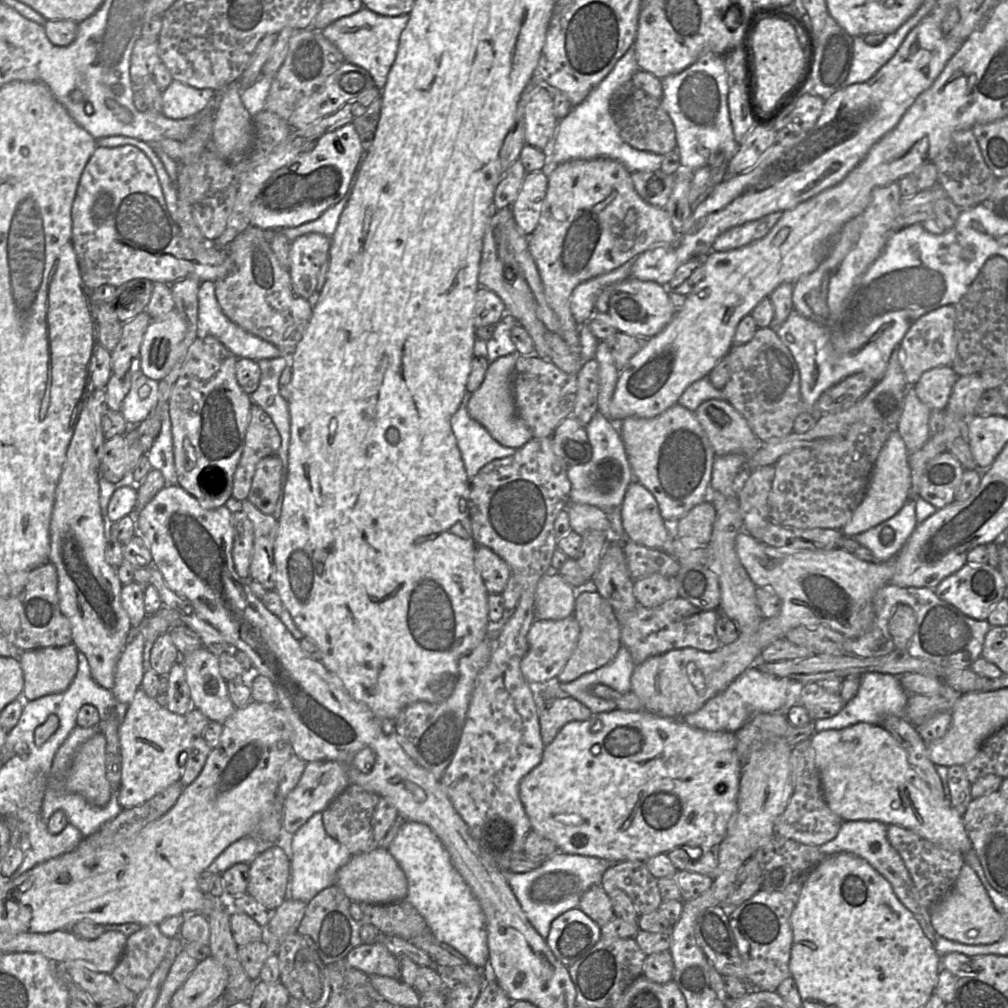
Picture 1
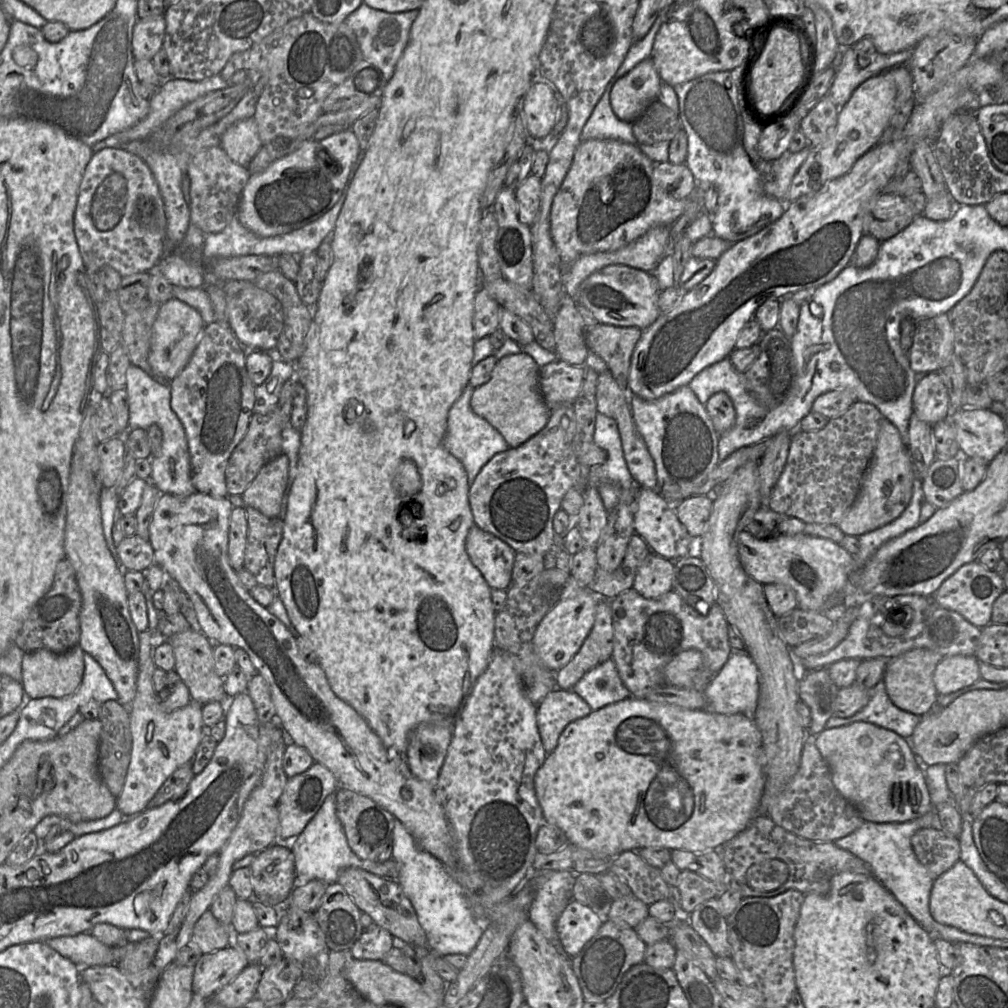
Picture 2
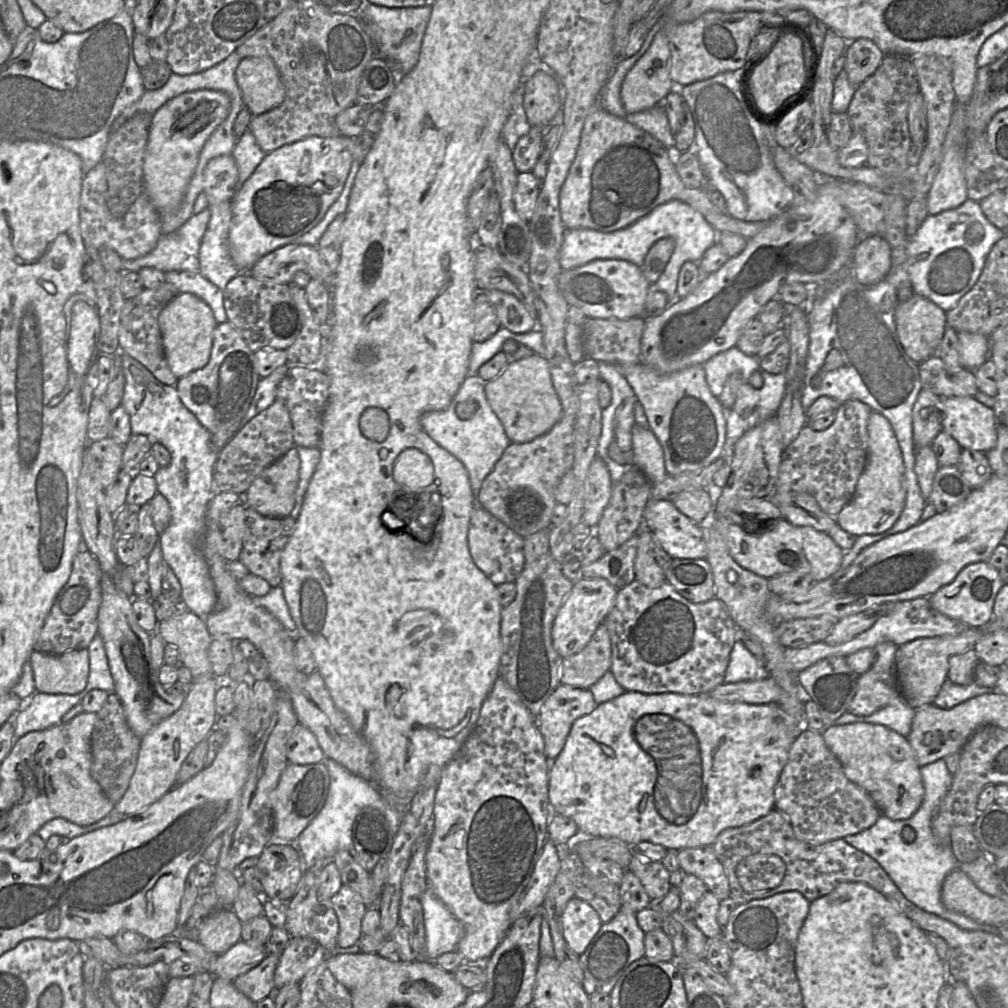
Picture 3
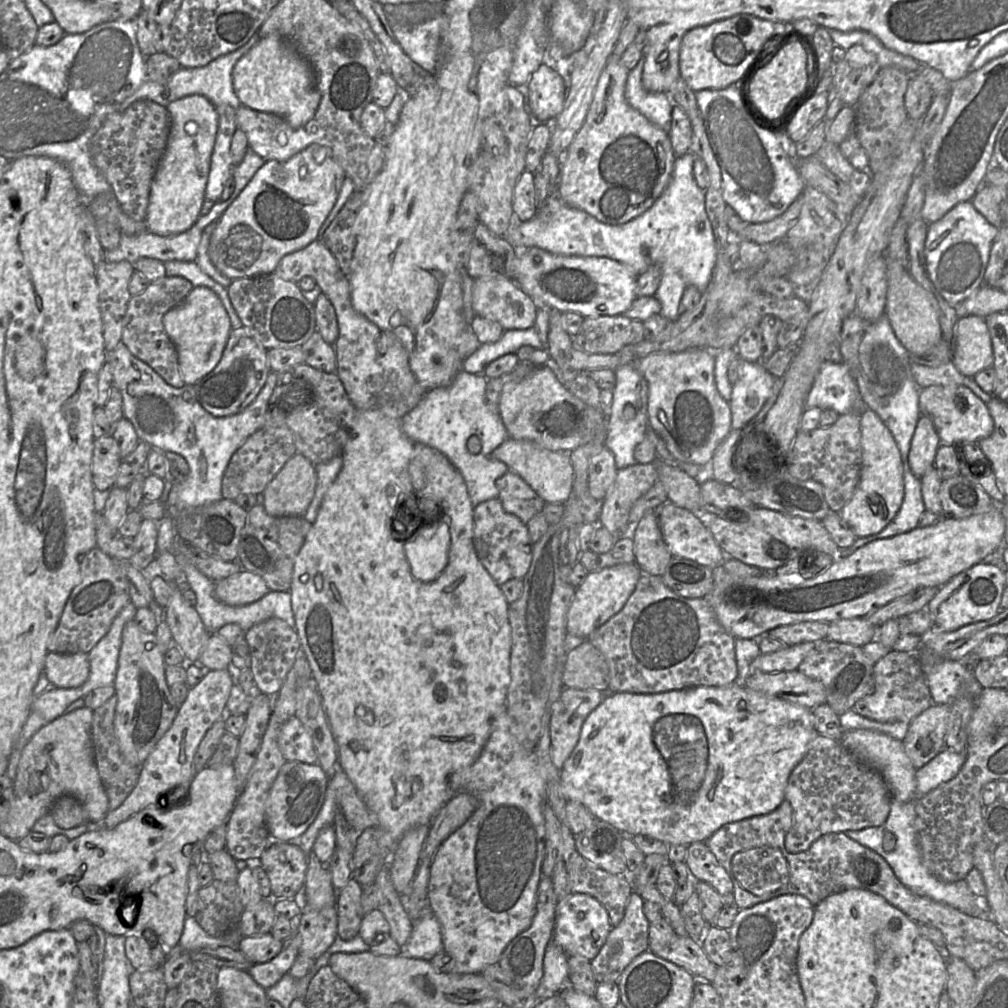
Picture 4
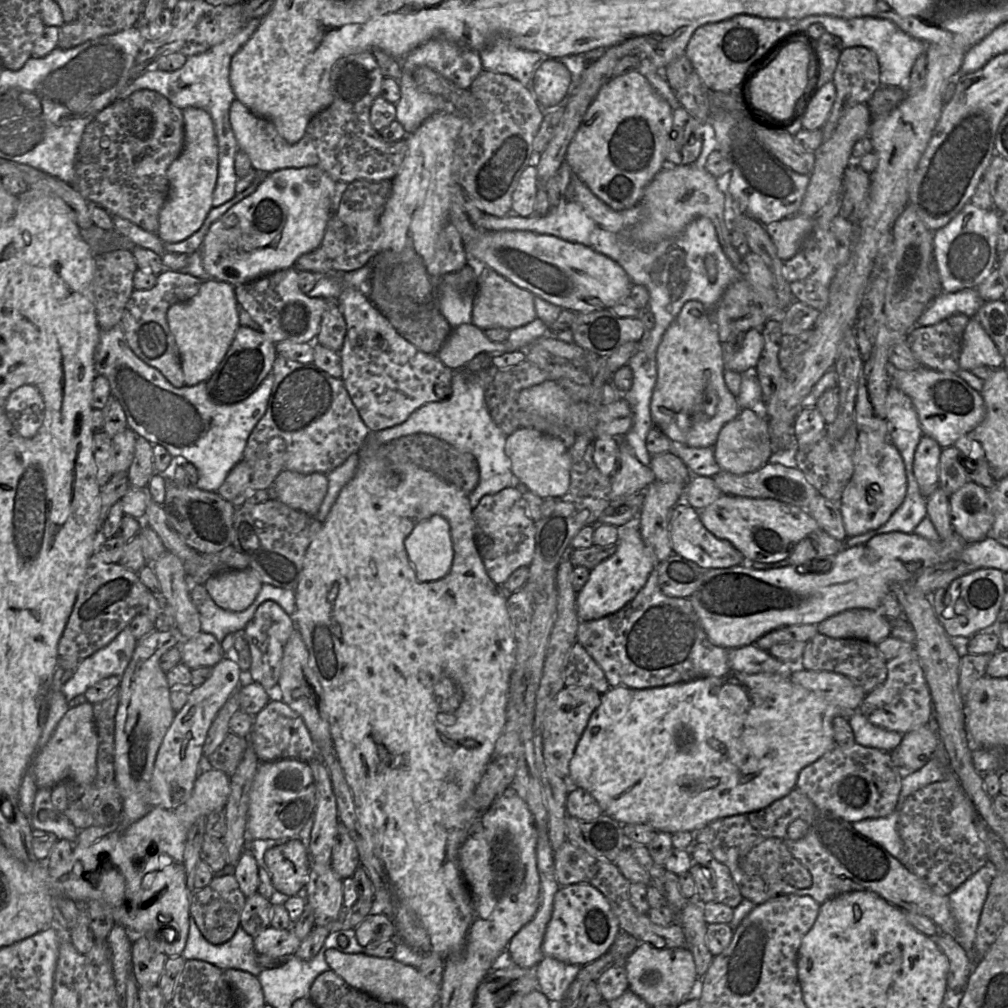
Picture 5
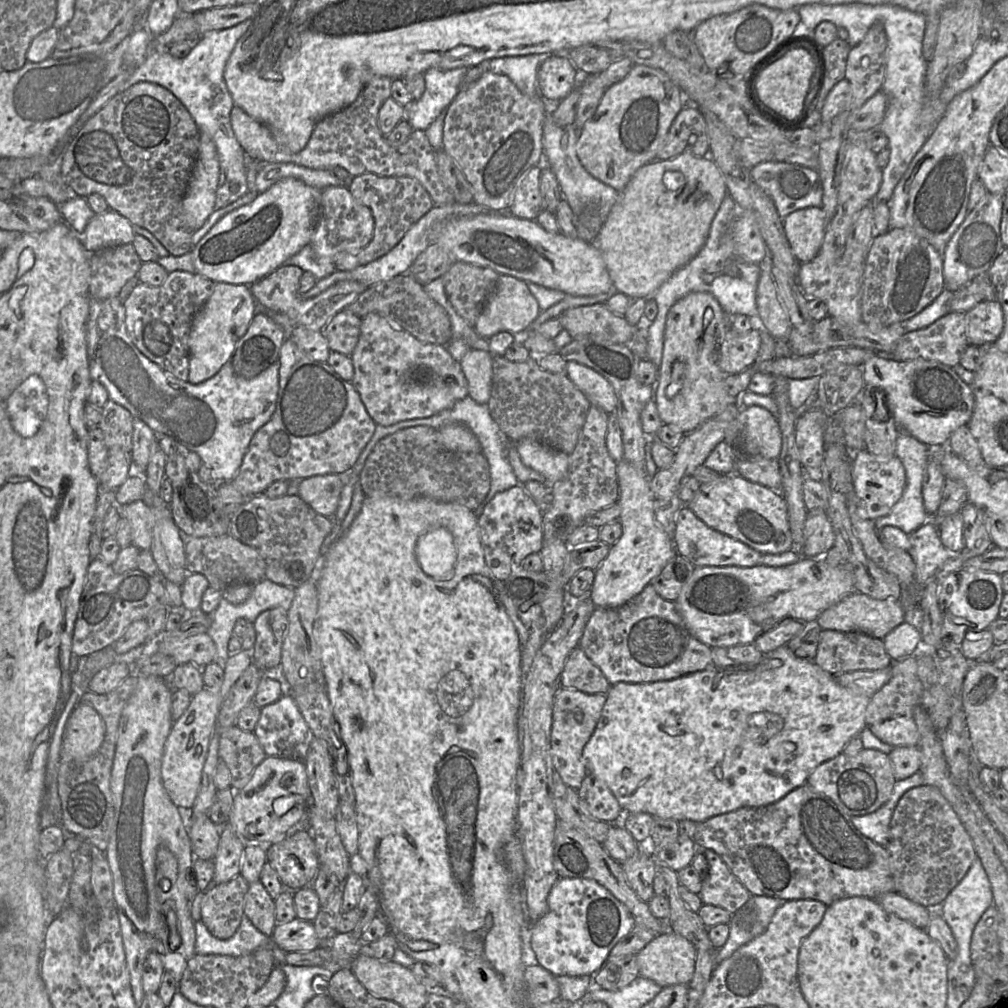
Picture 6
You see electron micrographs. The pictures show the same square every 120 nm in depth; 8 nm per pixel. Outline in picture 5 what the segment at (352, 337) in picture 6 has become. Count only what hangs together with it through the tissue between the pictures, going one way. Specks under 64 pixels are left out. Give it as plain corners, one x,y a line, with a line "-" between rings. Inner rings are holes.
329,301
322,315
316,342
338,353
343,346
346,331
347,324
339,306
335,301

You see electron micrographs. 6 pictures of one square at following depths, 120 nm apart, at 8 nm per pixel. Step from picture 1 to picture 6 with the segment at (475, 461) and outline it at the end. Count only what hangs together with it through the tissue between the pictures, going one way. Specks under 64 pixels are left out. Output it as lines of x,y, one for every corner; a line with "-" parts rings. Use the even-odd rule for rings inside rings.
467,396
456,402
452,407
426,418
427,419
424,419
422,422
417,422
415,425
407,425
397,428
394,431
390,431
382,438
399,430
415,426
429,426
434,429
439,429
450,423
460,423
467,426
478,438
482,448
481,452
488,460
491,474
490,490
484,501
474,511
478,517
482,514
485,505
489,503
497,493
508,490
519,484
519,481
513,471
513,467
509,461
509,446
511,441
494,421
486,404
480,404
471,397

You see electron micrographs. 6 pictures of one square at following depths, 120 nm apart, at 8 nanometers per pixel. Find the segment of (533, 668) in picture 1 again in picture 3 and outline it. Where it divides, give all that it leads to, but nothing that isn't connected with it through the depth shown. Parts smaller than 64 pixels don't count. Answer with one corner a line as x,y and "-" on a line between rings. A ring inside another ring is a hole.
580,578
572,581
571,592
559,608
552,627
552,644
564,659
579,653
613,608
618,590
603,578

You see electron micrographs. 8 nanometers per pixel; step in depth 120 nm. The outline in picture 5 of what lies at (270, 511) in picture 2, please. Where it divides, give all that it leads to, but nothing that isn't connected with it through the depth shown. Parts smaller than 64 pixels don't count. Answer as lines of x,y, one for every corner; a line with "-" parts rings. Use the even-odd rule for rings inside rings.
283,469
276,477
271,493
289,507
315,516
328,490
327,474
302,474

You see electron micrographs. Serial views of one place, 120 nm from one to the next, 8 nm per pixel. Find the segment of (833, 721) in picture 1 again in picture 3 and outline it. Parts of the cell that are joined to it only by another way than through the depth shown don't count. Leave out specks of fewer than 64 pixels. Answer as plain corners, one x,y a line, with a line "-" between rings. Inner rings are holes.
902,699
902,701
880,708
869,716
856,716
846,711
834,721
834,725
845,725
850,723
881,724
904,737
908,737
915,711
916,709

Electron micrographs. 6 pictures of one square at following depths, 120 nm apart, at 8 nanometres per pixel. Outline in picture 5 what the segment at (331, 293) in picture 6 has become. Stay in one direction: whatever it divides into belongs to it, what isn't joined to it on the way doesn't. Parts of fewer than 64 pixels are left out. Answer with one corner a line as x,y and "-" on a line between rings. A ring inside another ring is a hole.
291,267
291,268
280,270
280,271
271,273
271,274
262,275
254,280
251,280
243,284
236,285
234,287
235,296
238,302
238,307
243,308
250,315
250,317
259,325
260,331
273,343
278,343
281,341
290,341
294,343
314,342
320,330
320,323
321,323
322,315
327,309
329,305
329,301
335,301
335,300
327,300
324,298
317,298
317,297
310,298
307,295
305,295
299,288
298,274
299,274
299,271
297,271
294,267

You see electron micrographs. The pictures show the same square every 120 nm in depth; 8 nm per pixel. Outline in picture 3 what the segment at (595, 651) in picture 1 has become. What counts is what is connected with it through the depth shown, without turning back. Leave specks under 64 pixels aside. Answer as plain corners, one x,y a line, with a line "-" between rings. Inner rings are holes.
604,623
599,625
588,644
577,654
563,659
560,684
589,689
611,666
611,640

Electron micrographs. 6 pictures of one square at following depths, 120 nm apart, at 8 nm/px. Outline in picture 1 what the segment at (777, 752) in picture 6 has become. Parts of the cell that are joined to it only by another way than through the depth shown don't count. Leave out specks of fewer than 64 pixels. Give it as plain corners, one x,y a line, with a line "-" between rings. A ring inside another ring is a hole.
614,709
592,714
584,721
571,721
564,725
554,740
545,746
541,762
521,780
519,785
519,796
529,818
531,830
553,841
558,852
599,857
610,862
626,860
645,862
655,855
668,853
677,847
709,850
719,845
725,838
729,819
737,810
742,764
736,753
736,736
733,732
694,728
679,719
662,717
643,709
639,711

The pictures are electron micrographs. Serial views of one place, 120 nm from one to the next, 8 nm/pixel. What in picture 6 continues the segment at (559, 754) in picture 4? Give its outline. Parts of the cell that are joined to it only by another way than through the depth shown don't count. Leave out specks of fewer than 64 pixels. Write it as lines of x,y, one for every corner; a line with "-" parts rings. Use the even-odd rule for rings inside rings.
560,688
555,695
550,757
554,770
563,782
573,789
579,789
588,773
588,767
583,758
583,749
597,726
606,699
606,694
588,694
571,688

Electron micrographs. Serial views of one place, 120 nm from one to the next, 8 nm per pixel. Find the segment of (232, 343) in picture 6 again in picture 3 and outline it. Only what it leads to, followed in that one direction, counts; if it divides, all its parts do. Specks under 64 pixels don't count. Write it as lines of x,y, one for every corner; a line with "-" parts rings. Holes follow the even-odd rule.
179,293
164,307
158,321
168,366
178,379
208,363
218,322
206,302
194,294

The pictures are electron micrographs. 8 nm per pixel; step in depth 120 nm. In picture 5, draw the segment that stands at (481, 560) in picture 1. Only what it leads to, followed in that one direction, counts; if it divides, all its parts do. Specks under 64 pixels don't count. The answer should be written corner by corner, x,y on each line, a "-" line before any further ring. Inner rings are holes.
508,487
485,495
472,511
475,522
475,542
491,580
502,586
509,576
522,566
530,566
536,546
535,522
529,517
523,490

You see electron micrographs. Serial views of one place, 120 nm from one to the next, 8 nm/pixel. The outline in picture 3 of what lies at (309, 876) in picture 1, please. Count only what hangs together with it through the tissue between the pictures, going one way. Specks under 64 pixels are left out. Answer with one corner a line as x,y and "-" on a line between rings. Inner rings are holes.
325,757
323,763
330,777
327,799
321,811
296,840
297,848
306,869
331,860
339,850
354,849
352,826
355,818
363,808
372,807
384,814
385,809
391,809
392,807
383,797
377,785
351,773
333,759

